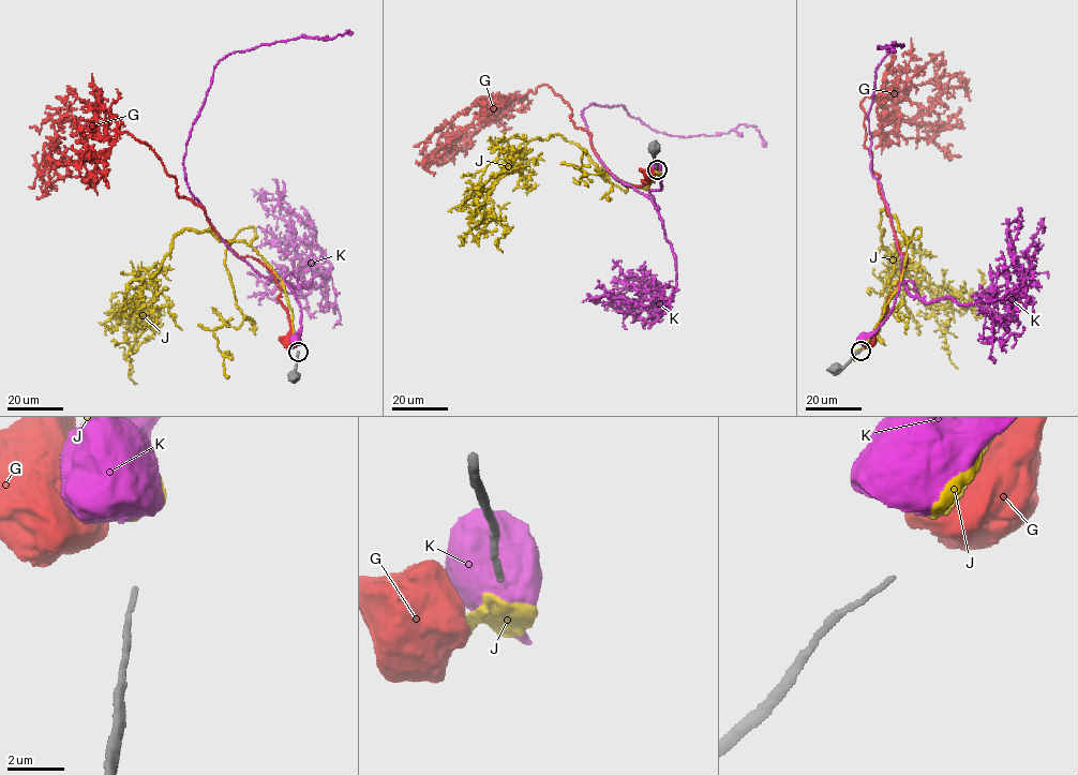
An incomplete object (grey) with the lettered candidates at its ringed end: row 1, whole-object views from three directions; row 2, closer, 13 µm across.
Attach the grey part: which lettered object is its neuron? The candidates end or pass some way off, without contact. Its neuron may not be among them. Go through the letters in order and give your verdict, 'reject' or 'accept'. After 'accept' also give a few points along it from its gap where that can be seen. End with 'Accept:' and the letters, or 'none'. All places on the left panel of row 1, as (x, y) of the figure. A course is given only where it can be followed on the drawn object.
G: reject
J: accept; it runs (297, 345), (282, 281), (242, 241), (209, 230), (173, 238), (139, 291), (140, 327), (122, 322), (121, 304)
K: reject
Accept: J

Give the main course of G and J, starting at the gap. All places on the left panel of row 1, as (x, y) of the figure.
G: (295, 346), (274, 276), (178, 195), (150, 146), (117, 132), (102, 170), (63, 176), (43, 192), (56, 189)
J: (297, 345), (282, 281), (242, 241), (209, 230), (173, 238), (139, 291), (140, 327), (122, 322), (121, 304)

